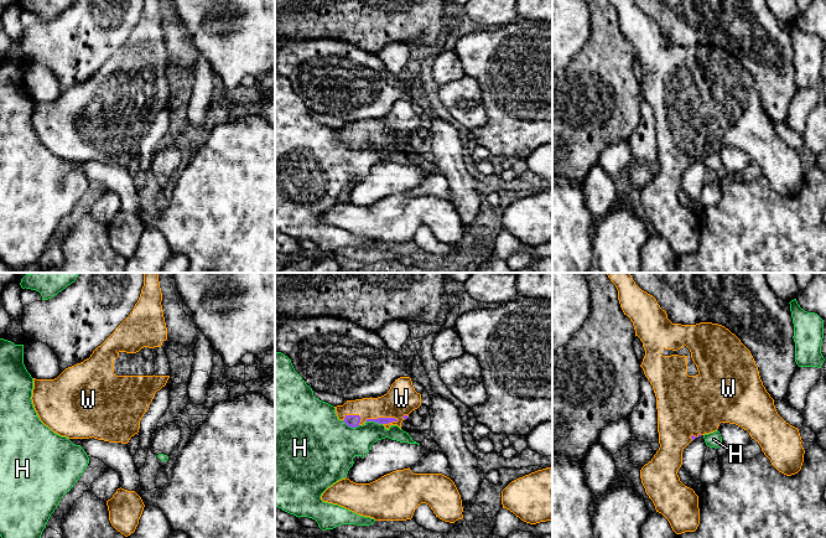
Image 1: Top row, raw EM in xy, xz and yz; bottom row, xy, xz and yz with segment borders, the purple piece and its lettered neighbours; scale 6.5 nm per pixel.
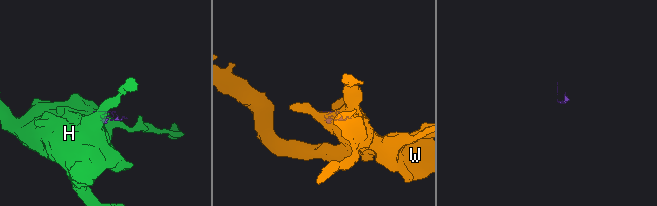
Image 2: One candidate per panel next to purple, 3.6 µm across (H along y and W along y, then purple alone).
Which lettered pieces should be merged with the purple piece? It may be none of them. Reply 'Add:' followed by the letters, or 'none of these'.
Add: W

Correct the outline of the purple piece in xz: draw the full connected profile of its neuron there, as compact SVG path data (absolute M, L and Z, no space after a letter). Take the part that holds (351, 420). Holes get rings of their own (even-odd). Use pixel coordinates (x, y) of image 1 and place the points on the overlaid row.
M400 377L381 397L347 400L334 408L338 419L350 428L363 425L365 421L375 421L389 430L391 425L401 429L401 423L420 405L421 394L415 390L411 378Z

